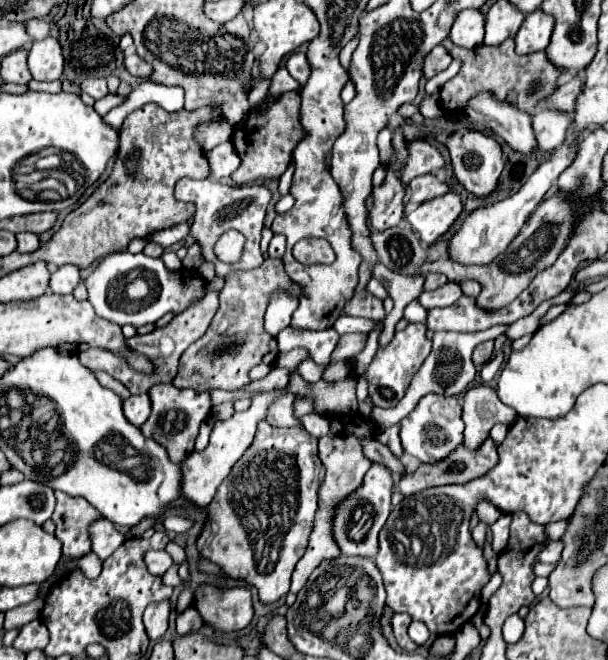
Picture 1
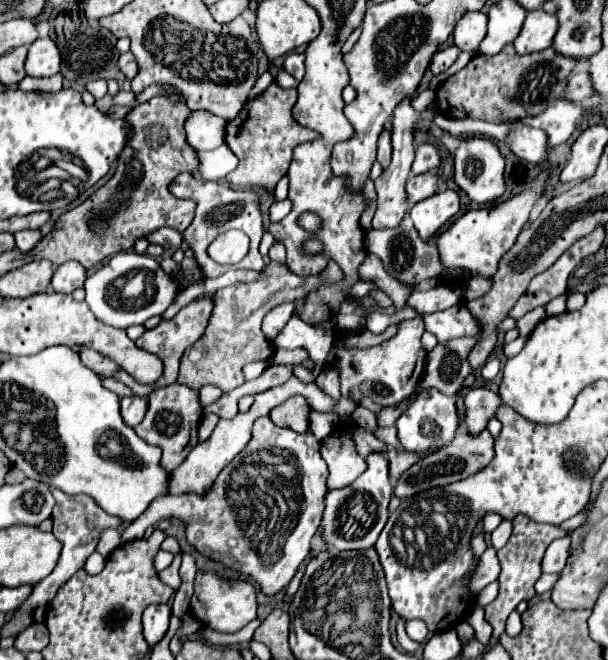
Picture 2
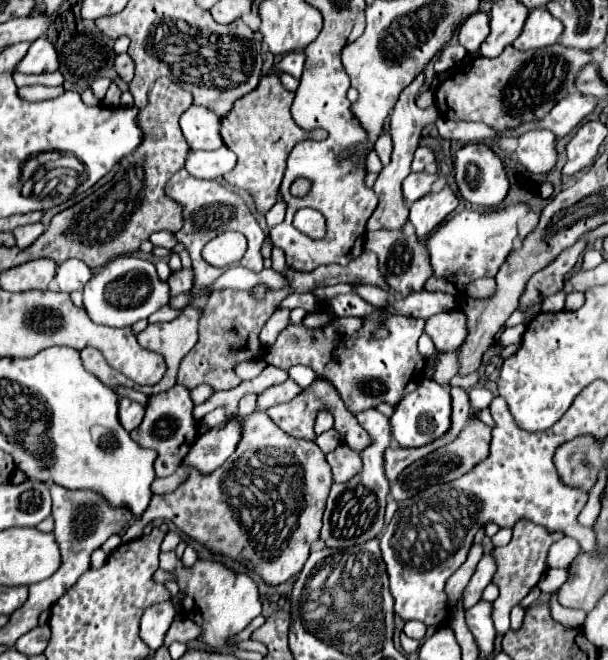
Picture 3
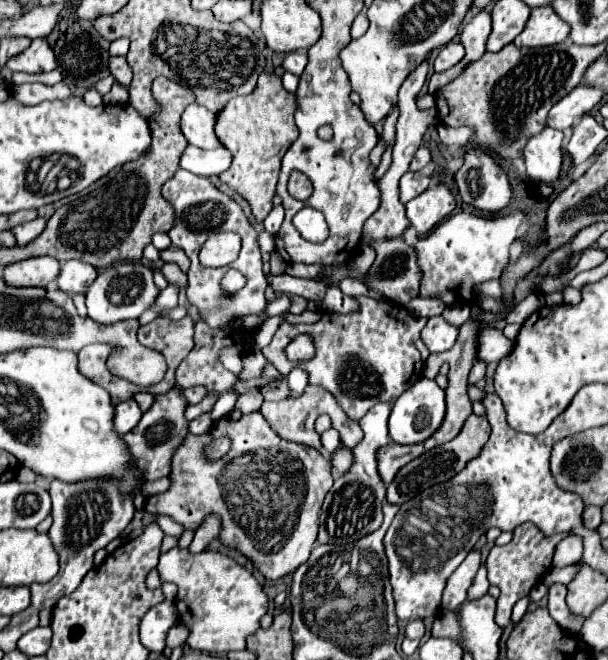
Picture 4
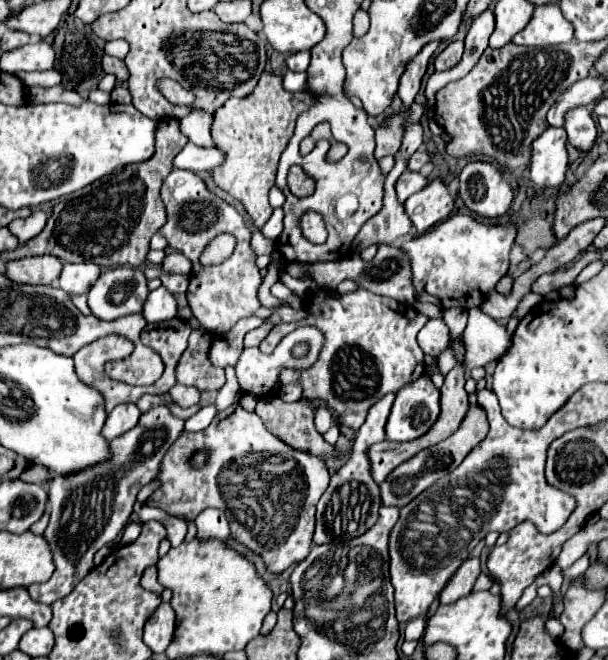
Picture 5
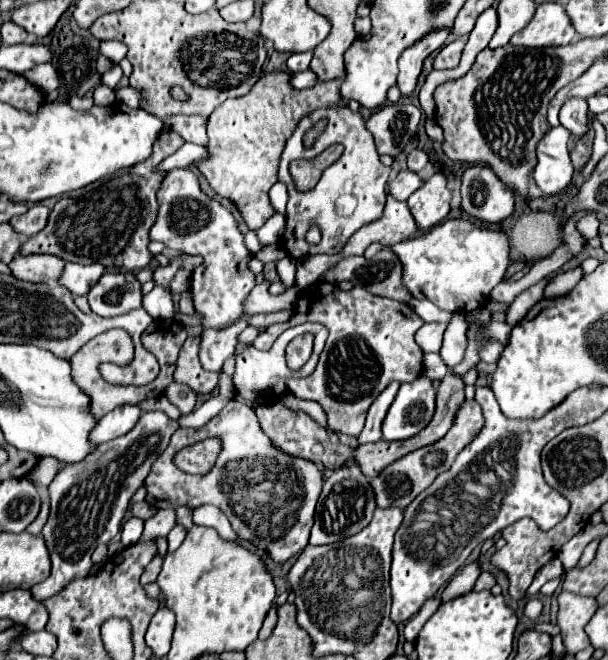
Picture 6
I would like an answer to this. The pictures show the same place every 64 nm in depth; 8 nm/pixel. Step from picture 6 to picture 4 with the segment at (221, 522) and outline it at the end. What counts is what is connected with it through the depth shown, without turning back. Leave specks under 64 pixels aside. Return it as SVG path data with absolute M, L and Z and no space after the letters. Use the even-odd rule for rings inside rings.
M206 516L204 524L198 528L198 532L194 534L194 540L192 544L188 546L188 550L193 553L199 553L206 548L208 542L216 540L218 538L218 532L220 532L220 518L218 516Z

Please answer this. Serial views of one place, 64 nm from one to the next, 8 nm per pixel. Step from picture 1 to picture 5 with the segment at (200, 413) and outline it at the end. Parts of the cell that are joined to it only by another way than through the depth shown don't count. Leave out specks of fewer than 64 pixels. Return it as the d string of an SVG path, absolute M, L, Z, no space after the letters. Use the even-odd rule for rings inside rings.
M166 396L164 404L142 414L132 430L114 438L110 442L114 452L112 460L72 476L52 478L48 490L52 512L44 536L52 548L56 570L48 582L28 586L32 600L52 604L68 596L68 592L72 592L72 588L94 568L94 554L102 546L114 542L116 536L124 530L130 520L136 494L144 484L152 482L160 474L160 460L176 442L180 430L184 430L184 420L172 416L168 410L170 402L172 398Z

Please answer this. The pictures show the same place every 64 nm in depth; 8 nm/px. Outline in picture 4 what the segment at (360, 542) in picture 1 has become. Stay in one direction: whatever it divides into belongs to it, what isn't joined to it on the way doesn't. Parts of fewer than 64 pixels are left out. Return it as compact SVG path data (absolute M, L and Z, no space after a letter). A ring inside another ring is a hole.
M382 402L372 406L372 410L360 418L358 424L364 430L364 440L352 450L356 458L354 466L344 476L334 480L334 486L322 504L318 544L352 544L380 528L382 506L386 504L386 484L380 480L380 474L376 474L376 448L392 444L388 436L388 416L390 404Z

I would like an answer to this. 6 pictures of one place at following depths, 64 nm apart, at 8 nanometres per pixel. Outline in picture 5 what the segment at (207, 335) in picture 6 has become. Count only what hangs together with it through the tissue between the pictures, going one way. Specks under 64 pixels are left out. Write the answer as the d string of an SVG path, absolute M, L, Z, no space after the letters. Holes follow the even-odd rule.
M248 316L248 318L240 320L236 326L233 326L230 332L219 335L210 348L210 362L214 366L220 366L220 368L236 366L240 352L244 349L243 339L245 334L252 328L260 326L260 324L262 324L262 318Z

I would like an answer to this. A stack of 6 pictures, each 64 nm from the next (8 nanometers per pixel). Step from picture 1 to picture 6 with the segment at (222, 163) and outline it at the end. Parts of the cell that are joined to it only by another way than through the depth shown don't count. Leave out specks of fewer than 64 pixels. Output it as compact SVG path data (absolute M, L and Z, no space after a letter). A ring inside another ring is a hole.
M186 142L178 152L174 152L168 160L164 160L160 164L160 168L164 172L170 172L174 168L194 168L198 162L202 162L206 158L208 158L208 150L204 146L196 146L196 144Z

